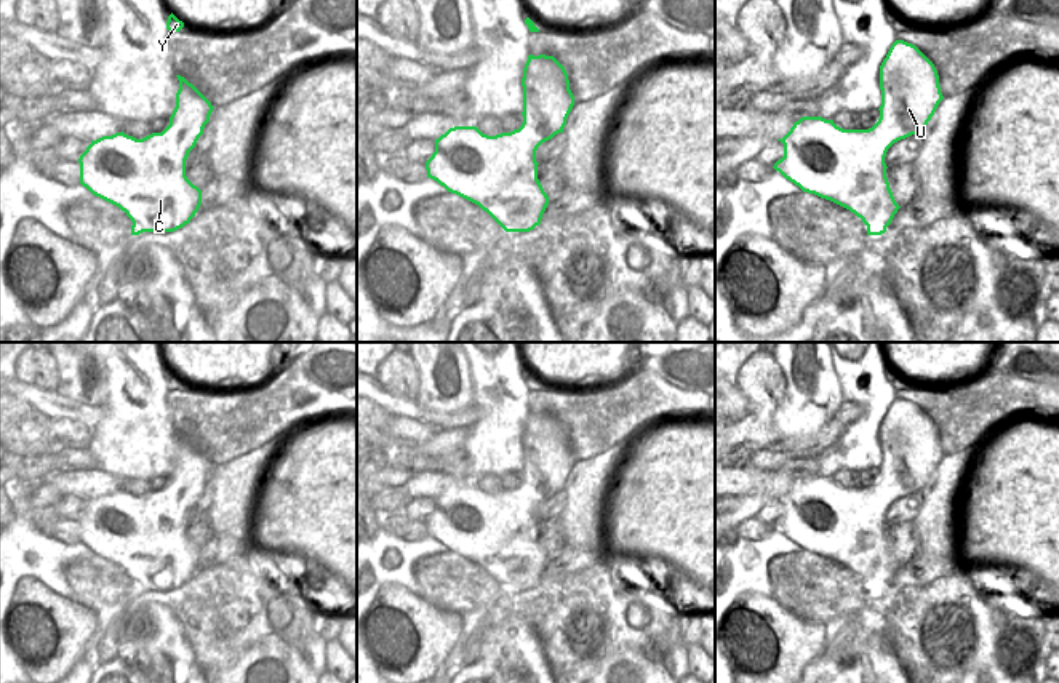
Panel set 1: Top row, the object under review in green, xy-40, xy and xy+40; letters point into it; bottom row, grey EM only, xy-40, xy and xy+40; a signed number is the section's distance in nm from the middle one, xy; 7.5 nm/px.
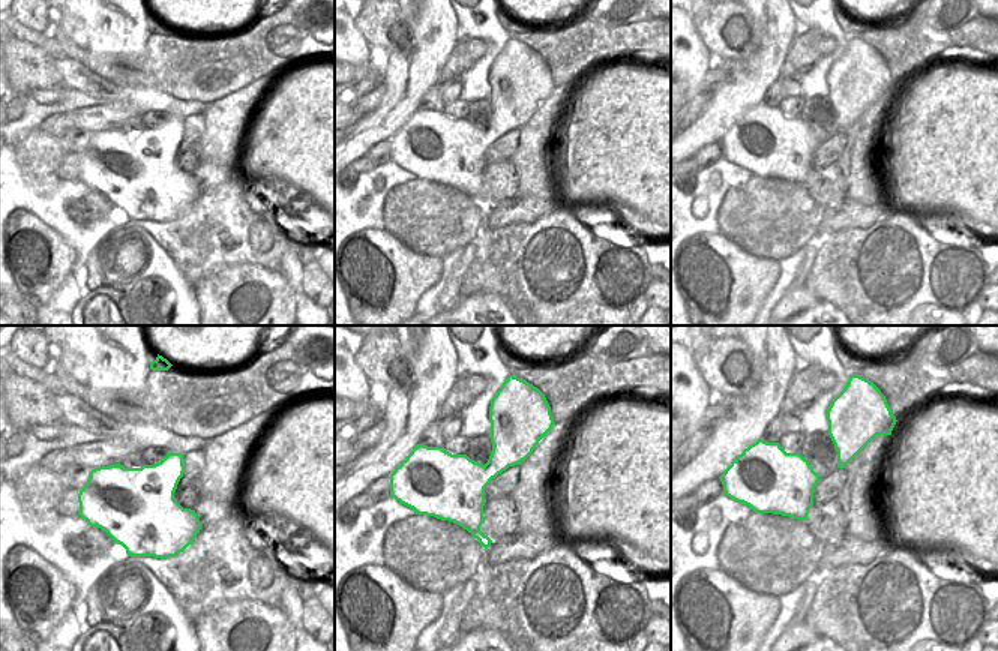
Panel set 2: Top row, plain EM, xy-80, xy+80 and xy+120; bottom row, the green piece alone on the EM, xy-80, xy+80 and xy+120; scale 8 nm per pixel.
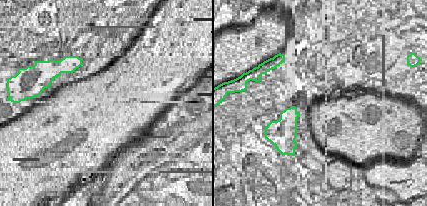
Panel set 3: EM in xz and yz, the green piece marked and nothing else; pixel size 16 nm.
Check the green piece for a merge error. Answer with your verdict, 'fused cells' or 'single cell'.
single cell

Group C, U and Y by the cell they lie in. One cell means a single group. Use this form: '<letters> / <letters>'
C U Y

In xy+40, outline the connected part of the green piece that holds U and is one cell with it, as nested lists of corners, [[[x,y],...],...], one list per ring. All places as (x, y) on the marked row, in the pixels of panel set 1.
[[[896,40],[891,45],[880,66],[880,90],[880,118],[872,128],[843,130],[837,126],[833,120],[825,120],[822,117],[801,117],[793,123],[790,131],[782,139],[777,139],[784,144],[784,157],[773,166],[803,192],[830,200],[854,213],[867,226],[867,235],[885,234],[886,227],[891,224],[894,214],[901,208],[893,197],[886,178],[888,166],[885,163],[885,157],[888,149],[901,139],[921,133],[934,115],[939,102],[944,99],[934,64],[915,45],[904,40]]]

